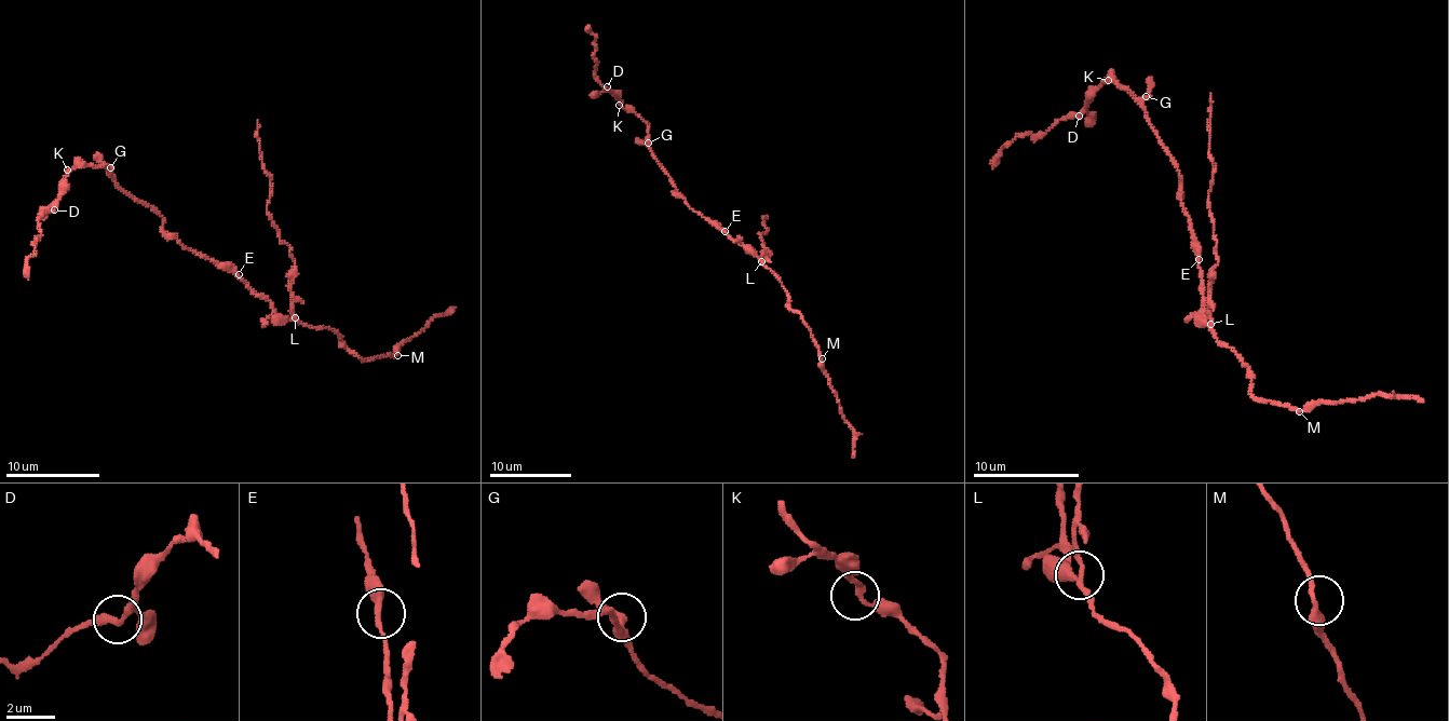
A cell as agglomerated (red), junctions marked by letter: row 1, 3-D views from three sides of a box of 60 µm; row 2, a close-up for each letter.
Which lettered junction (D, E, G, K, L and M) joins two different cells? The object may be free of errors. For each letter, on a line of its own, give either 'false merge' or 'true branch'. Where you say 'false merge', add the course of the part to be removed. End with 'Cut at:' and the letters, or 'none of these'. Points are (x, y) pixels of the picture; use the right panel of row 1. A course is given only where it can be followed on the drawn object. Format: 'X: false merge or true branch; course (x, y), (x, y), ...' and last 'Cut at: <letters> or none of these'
D: true branch
E: true branch
G: true branch
K: true branch
L: false merge; course (1209, 324), (1208, 285), (1218, 257), (1208, 196), (1213, 159), (1209, 152), (1210, 93)
M: true branch
Cut at: L

